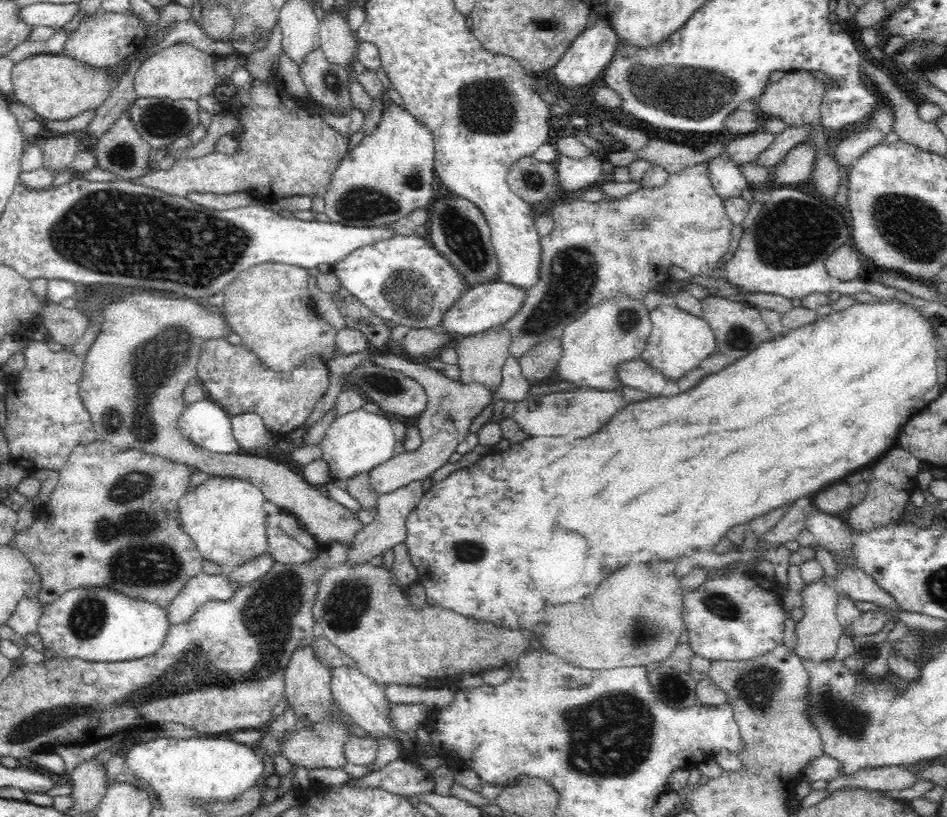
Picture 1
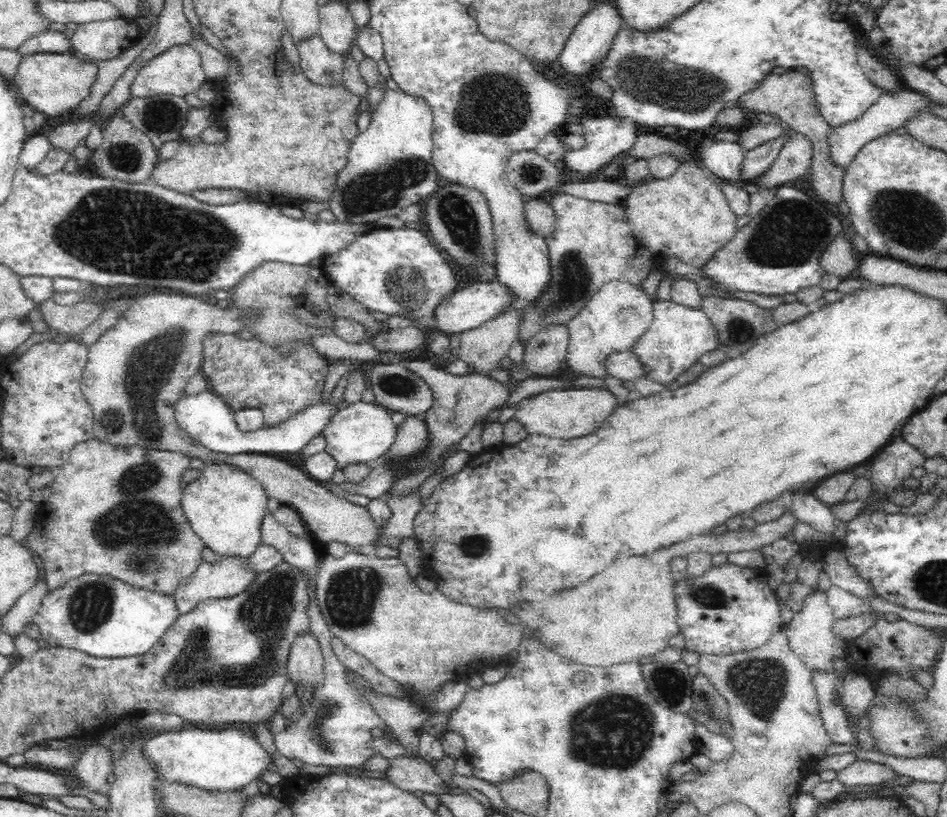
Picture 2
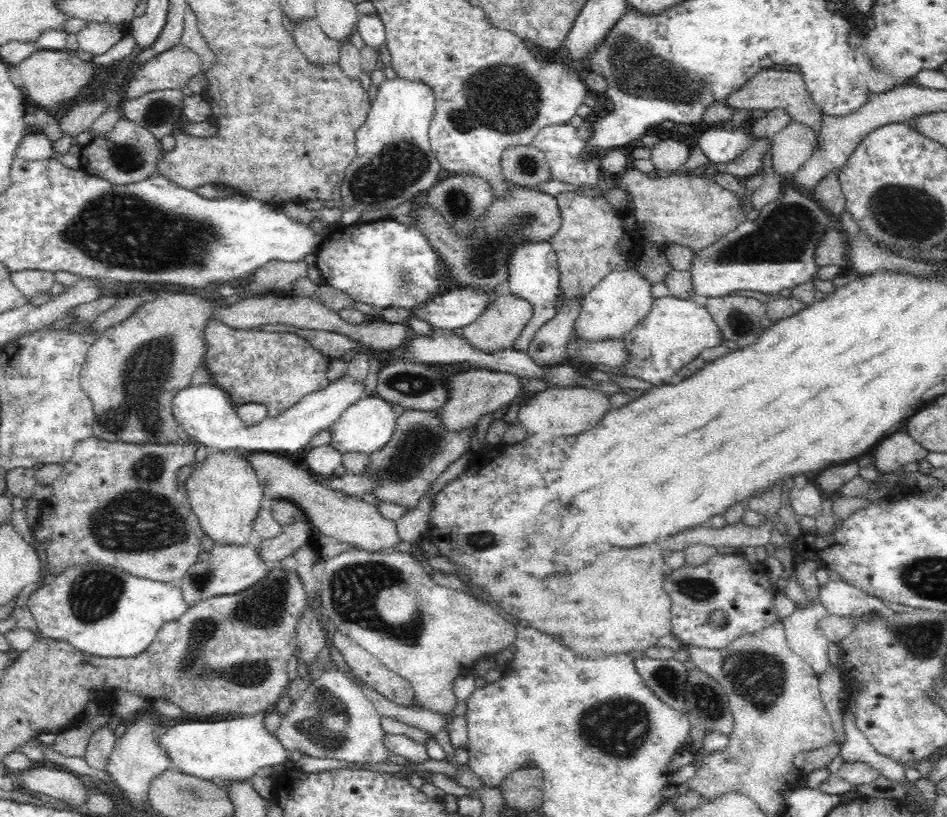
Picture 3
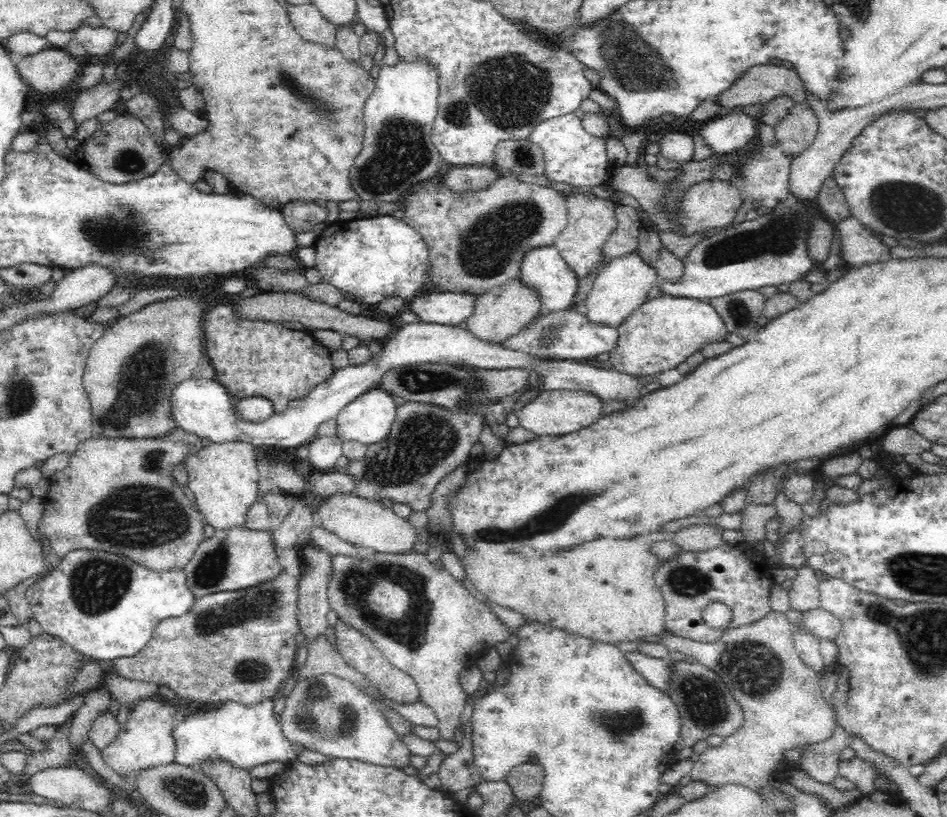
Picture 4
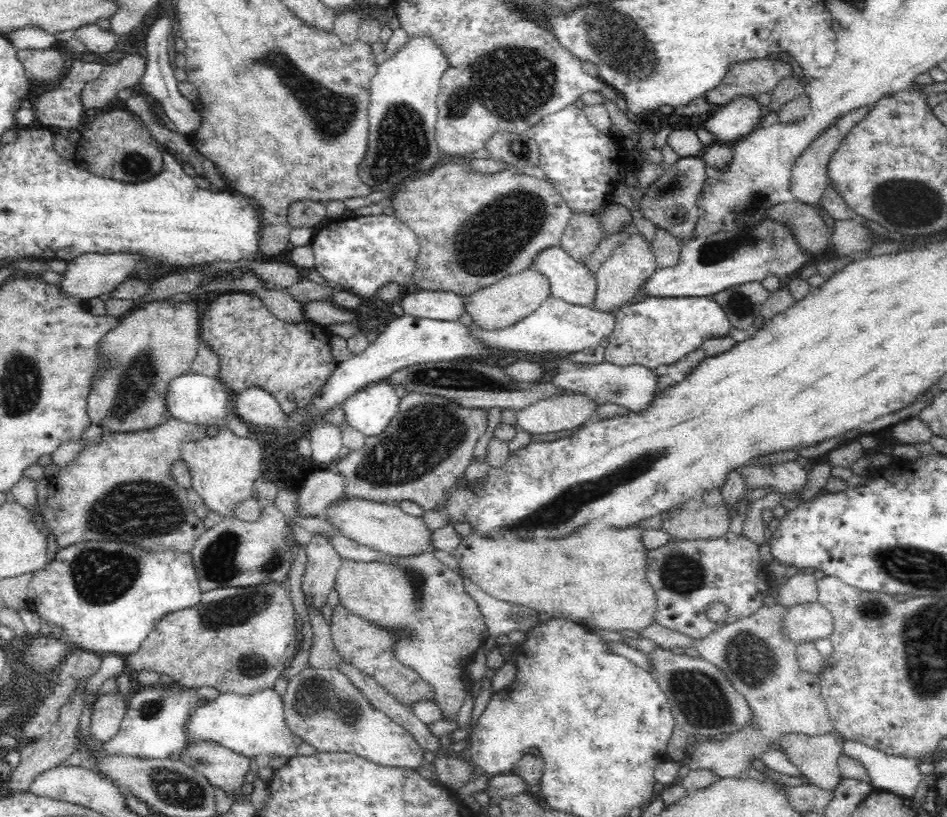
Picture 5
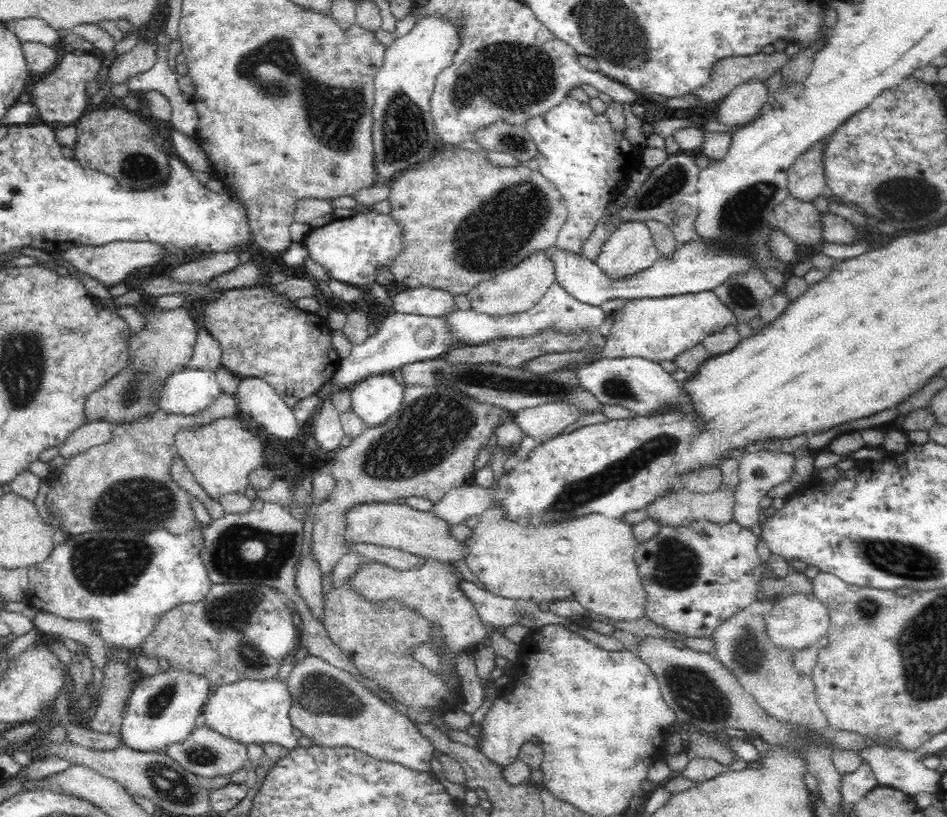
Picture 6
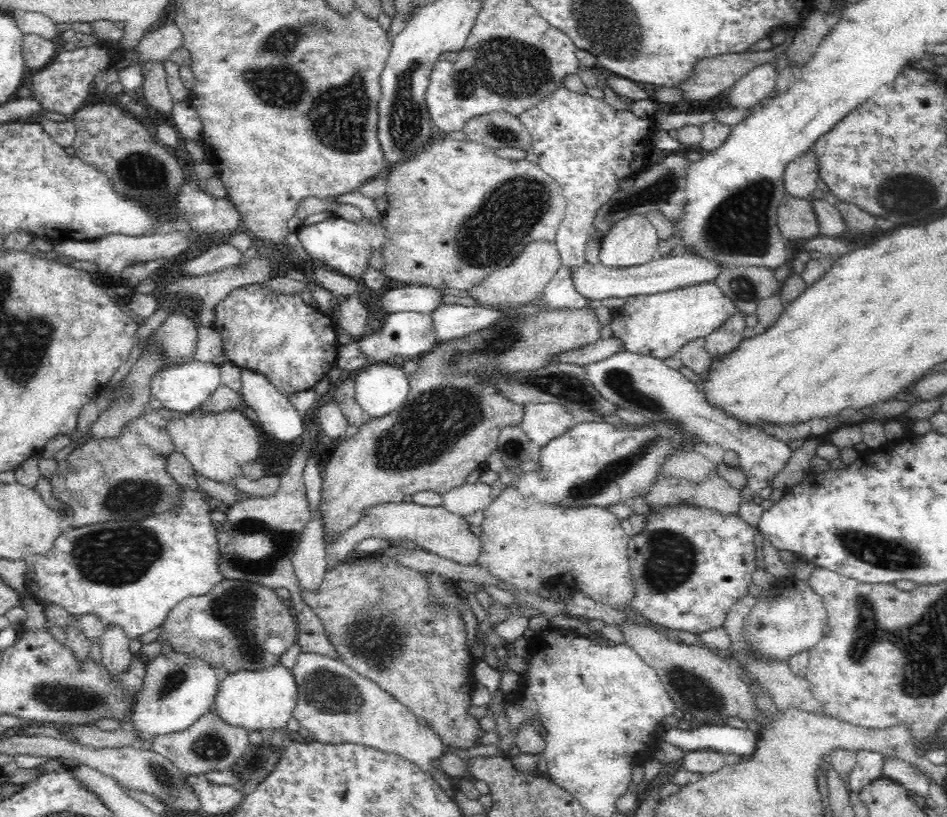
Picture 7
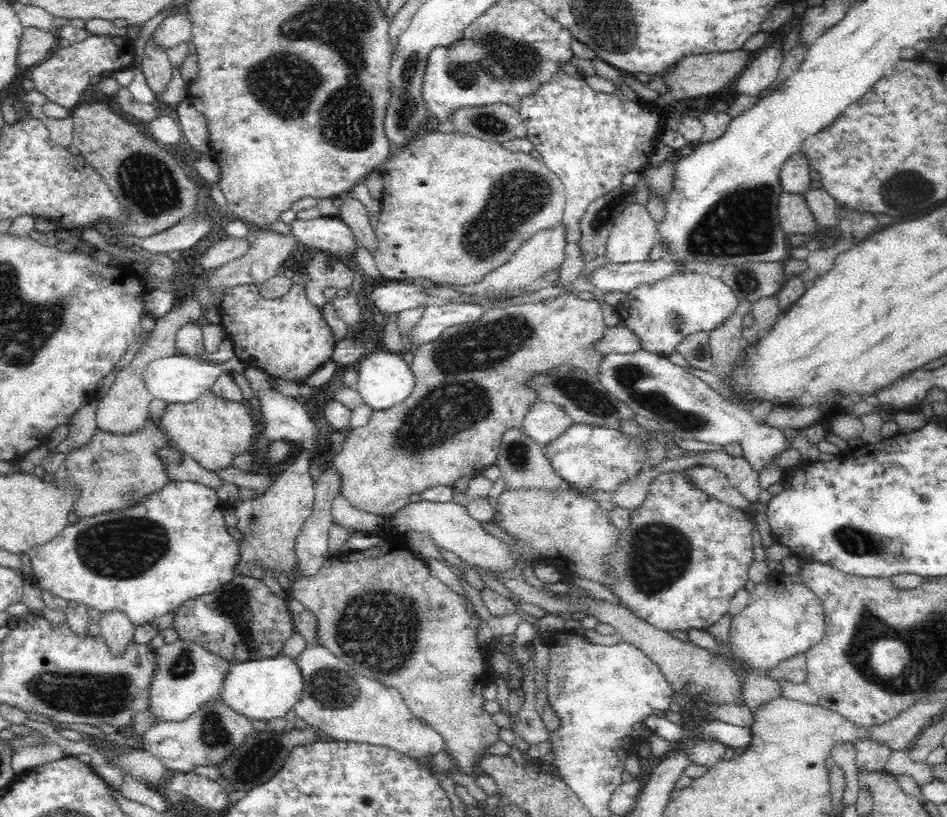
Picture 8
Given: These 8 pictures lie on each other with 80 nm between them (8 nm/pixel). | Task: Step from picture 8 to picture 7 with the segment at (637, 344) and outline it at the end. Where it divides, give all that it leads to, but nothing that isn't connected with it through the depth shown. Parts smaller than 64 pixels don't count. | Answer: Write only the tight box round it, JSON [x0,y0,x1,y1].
[556,336,626,367]

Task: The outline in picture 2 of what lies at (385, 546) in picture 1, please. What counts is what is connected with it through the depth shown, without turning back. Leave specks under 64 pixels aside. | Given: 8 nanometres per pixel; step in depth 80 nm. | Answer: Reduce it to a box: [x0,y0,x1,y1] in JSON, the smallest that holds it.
[380,493,422,546]

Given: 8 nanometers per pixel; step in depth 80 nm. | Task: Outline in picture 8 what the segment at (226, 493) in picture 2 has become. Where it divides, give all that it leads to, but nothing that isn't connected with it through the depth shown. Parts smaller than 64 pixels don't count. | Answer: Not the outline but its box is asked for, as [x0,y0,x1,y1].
[159,386,255,472]

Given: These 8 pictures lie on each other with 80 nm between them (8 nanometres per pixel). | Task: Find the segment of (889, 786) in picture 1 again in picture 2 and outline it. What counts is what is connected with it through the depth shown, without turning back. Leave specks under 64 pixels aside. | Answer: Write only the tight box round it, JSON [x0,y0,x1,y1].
[836,761,899,787]

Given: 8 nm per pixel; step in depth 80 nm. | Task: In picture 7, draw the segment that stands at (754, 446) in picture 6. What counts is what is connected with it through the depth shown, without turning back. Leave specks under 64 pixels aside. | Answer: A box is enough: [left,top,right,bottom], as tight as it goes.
[586,352,793,527]

